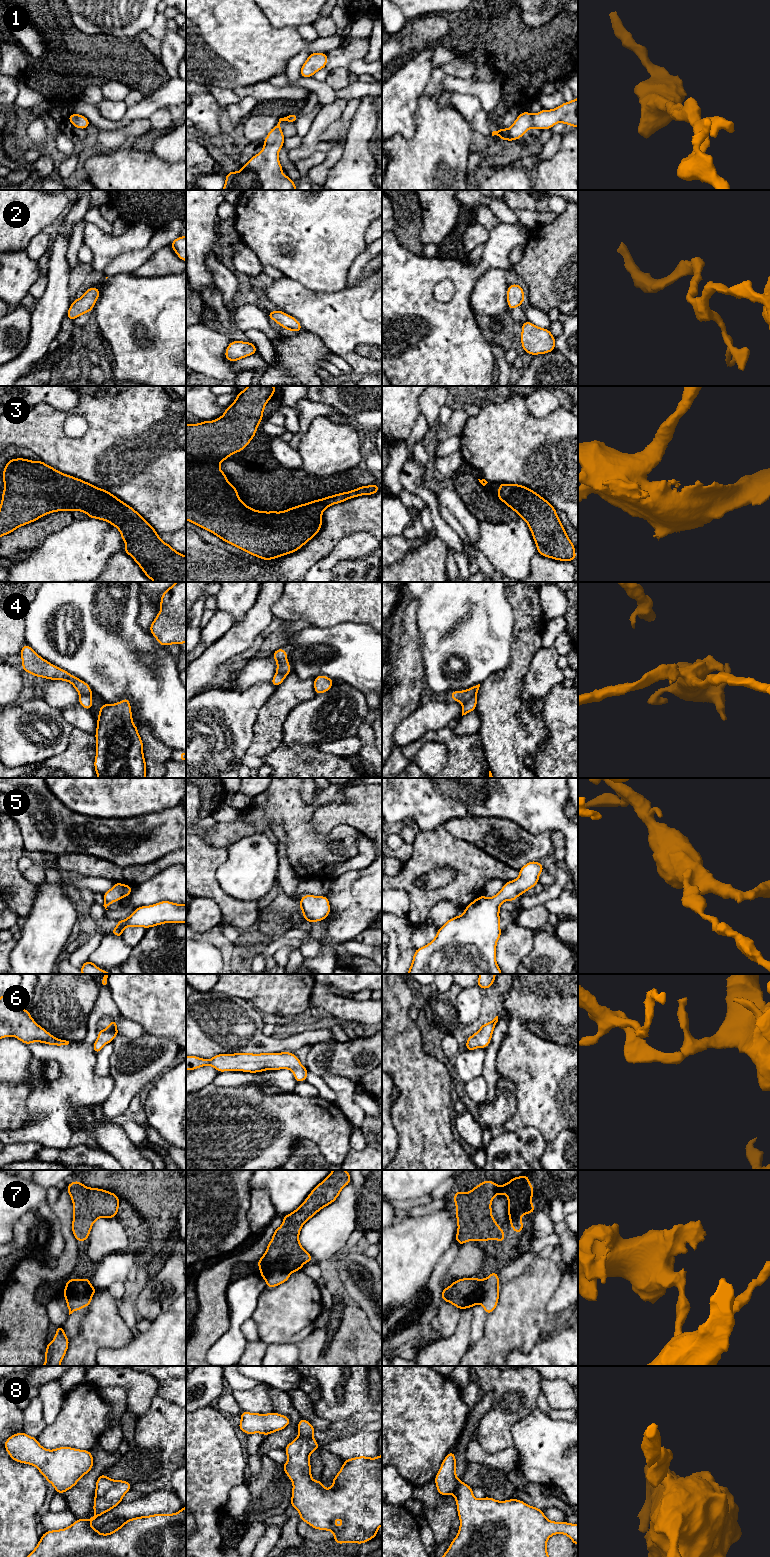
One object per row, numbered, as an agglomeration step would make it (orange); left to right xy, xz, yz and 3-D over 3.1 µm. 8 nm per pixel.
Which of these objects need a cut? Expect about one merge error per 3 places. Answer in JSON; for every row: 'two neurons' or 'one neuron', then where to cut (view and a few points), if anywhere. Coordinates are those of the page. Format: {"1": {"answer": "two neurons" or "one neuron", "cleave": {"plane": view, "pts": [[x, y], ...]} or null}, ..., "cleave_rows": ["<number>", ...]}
{"1": {"answer": "one neuron", "cleave": null}, "2": {"answer": "one neuron", "cleave": null}, "3": {"answer": "one neuron", "cleave": null}, "4": {"answer": "two neurons", "cleave": {"plane": "yz", "pts": [[476, 693], [463, 704]]}}, "5": {"answer": "one neuron", "cleave": null}, "6": {"answer": "one neuron", "cleave": null}, "7": {"answer": "two neurons", "cleave": {"plane": "xy", "pts": [[91, 1296], [79, 1284], [77, 1292], [65, 1299]]}}, "8": {"answer": "one neuron", "cleave": null}, "cleave_rows": ["4", "7"]}

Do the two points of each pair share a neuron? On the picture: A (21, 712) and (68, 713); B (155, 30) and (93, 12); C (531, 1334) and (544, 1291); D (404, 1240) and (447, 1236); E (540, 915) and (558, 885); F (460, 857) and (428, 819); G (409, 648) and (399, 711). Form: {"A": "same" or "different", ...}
{"A": "different", "B": "different", "C": "same", "D": "same", "E": "same", "F": "different", "G": "same"}

